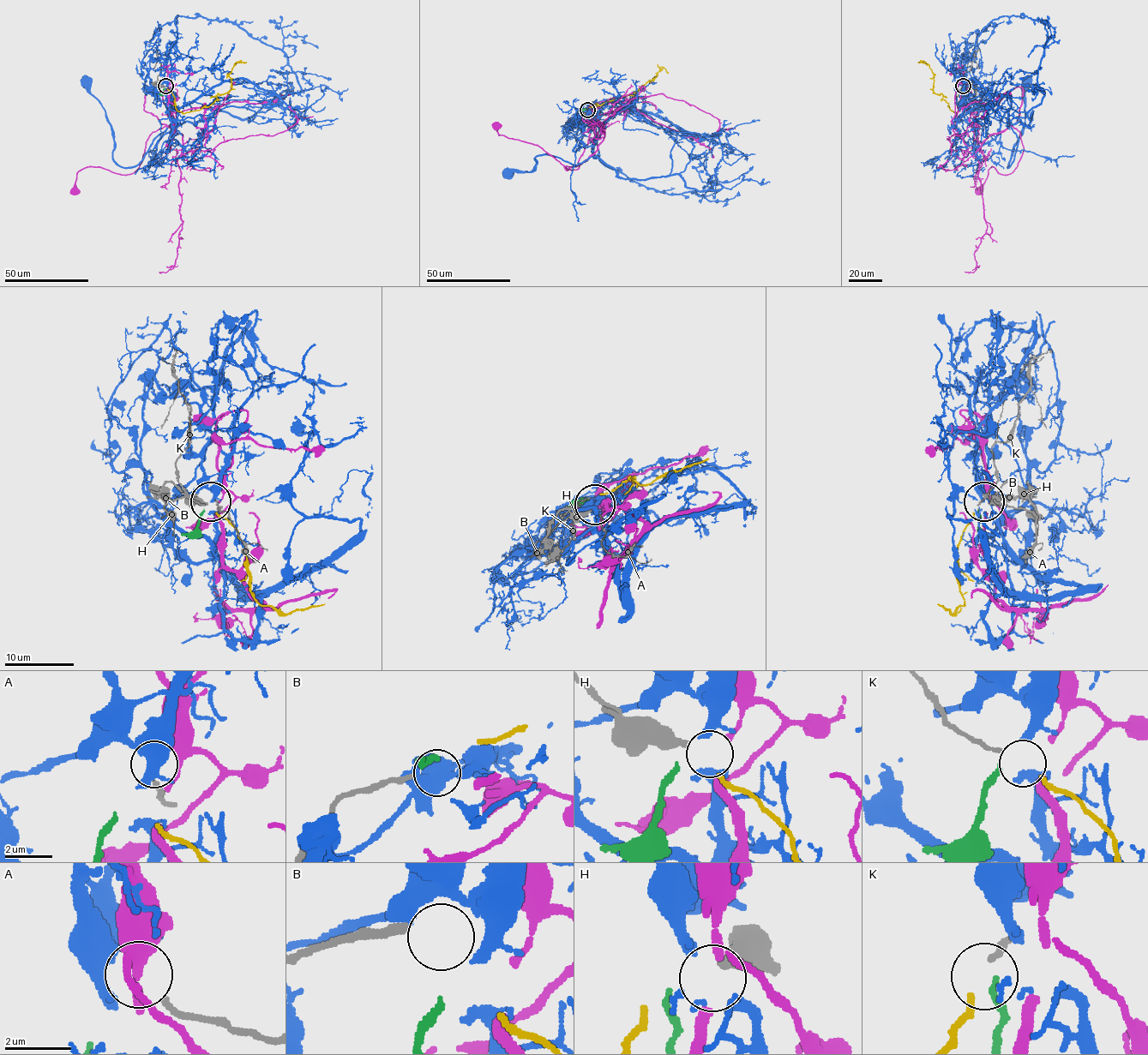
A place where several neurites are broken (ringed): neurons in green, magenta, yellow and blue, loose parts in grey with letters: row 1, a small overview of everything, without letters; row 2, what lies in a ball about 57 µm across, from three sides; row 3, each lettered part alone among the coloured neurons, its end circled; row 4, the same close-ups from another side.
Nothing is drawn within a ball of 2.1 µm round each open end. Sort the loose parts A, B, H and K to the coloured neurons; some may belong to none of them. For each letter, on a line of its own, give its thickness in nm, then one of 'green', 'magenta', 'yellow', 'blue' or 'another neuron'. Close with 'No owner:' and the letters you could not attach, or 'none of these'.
A: calibre 180 nm; another neuron
B: calibre 220 nm; another neuron
H: calibre 320 nm; magenta
K: calibre 170 nm; yellow
No owner: A, B

